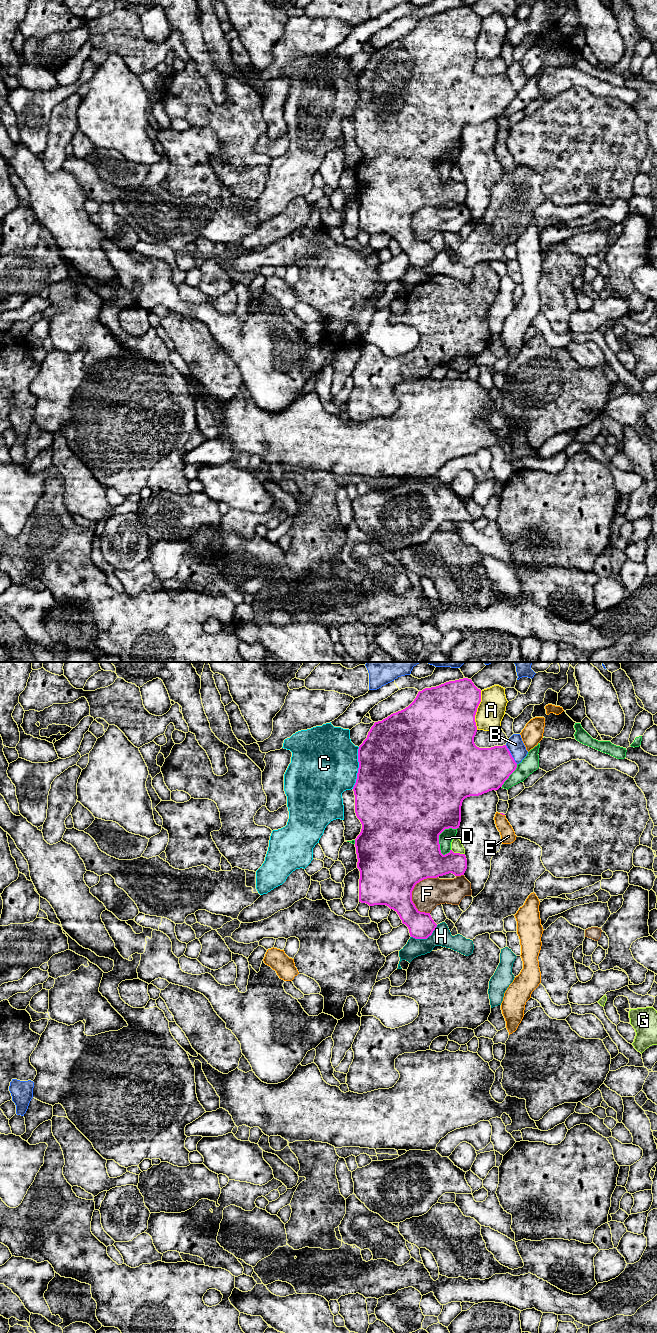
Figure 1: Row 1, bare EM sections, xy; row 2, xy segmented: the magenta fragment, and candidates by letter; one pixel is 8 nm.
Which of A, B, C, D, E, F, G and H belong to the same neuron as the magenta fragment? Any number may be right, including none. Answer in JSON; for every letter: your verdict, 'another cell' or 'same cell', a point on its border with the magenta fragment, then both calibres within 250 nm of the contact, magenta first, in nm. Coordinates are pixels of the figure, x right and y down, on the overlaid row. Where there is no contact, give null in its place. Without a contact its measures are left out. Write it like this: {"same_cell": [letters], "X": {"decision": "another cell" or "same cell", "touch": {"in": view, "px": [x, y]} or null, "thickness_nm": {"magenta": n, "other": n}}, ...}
{"same_cell": [], "A": {"decision": "another cell", "touch": {"in": "xy", "px": [476, 710]}, "thickness_nm": {"magenta": 460, "other": 220}}, "B": {"decision": "another cell", "touch": {"in": "xy", "px": [510, 754]}, "thickness_nm": {"magenta": 360, "other": 130}}, "C": {"decision": "another cell", "touch": {"in": "xy", "px": [358, 768]}, "thickness_nm": {"magenta": 500, "other": 500}}, "D": {"decision": "another cell", "touch": {"in": "xy", "px": [438, 836]}, "thickness_nm": {"magenta": 500, "other": 110}}, "E": {"decision": "another cell", "touch": {"in": "xy", "px": [502, 814]}, "thickness_nm": {"magenta": 20, "other": 120}}, "F": {"decision": "another cell", "touch": {"in": "xy", "px": [414, 886]}, "thickness_nm": {"magenta": 500, "other": 240}}, "G": {"decision": "another cell", "touch": {"in": "xy", "px": [458, 853]}, "thickness_nm": {"magenta": 260, "other": 100}}, "H": {"decision": "another cell", "touch": {"in": "xy", "px": [425, 938]}, "thickness_nm": {"magenta": 200, "other": 160}}}

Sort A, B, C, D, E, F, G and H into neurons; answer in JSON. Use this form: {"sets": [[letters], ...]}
{"sets": [["A"], ["B"], ["C"], ["D"], ["E"], ["F"], ["G"], ["H"]]}

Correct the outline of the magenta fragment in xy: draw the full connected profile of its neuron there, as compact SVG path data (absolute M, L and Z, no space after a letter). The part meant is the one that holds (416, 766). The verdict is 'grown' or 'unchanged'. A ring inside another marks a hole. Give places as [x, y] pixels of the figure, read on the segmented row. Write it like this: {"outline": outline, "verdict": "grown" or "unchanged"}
{"outline": "M468 678L449 681L436 687L425 688L418 692L416 698L408 707L391 714L382 721L375 722L368 732L367 738L358 749L359 768L353 791L355 795L355 813L362 824L361 832L355 839L358 859L357 868L360 871L359 902L366 903L369 906L386 905L390 909L393 909L399 915L402 923L408 927L410 936L415 939L427 939L437 927L430 913L420 912L413 903L412 891L415 885L424 879L437 878L449 873L455 876L461 876L464 875L467 869L465 854L454 853L452 850L445 855L441 853L439 835L445 829L459 828L461 822L461 806L465 798L479 796L492 790L498 790L517 768L517 763L506 745L491 748L479 748L475 745L474 737L477 732L475 715L480 702L481 690Z", "verdict": "unchanged"}

